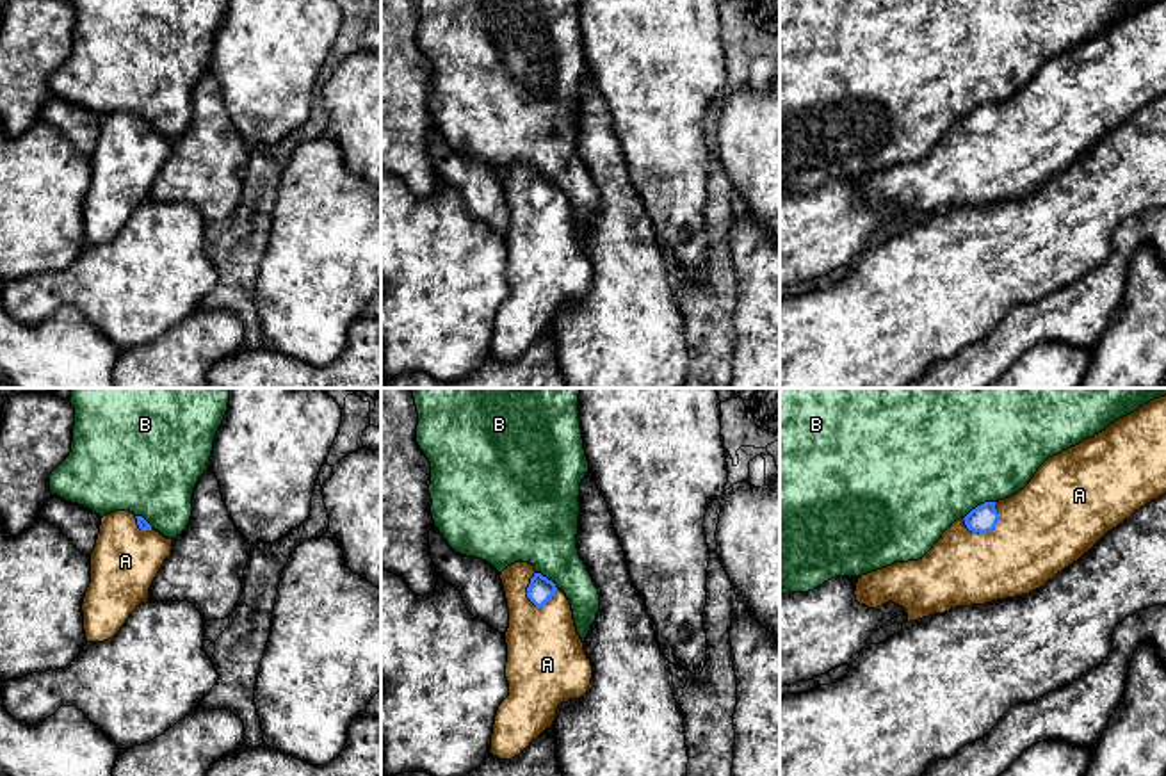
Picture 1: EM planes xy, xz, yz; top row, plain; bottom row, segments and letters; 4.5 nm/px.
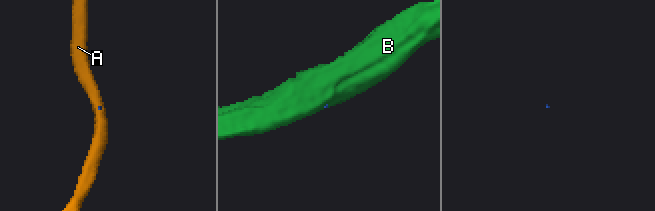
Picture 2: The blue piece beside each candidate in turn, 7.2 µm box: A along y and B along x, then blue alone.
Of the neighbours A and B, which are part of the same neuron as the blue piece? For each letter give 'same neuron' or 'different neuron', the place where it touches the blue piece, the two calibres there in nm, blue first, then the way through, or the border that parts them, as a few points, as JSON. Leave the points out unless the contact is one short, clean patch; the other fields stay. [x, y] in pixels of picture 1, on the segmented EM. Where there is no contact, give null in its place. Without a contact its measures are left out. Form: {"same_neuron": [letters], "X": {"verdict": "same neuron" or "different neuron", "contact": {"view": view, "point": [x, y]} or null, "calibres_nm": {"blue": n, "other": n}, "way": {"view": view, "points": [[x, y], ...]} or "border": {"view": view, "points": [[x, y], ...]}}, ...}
{"same_neuron": ["A"], "A": {"verdict": "same neuron", "contact": {"view": "yz", "point": [992, 529]}, "calibres_nm": {"blue": 120, "other": 400}}, "B": {"verdict": "different neuron", "contact": {"view": "yz", "point": [978, 506]}, "calibres_nm": {"blue": 120, "other": 500}, "border": {"view": "yz", "points": [[994, 501], [978, 504], [963, 518]]}}}

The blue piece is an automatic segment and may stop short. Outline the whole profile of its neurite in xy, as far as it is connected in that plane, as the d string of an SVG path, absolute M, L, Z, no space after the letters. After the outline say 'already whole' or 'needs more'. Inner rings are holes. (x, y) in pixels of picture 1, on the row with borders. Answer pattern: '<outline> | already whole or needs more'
M116 511L101 518L91 554L91 584L82 603L87 643L109 641L121 630L130 614L150 598L150 587L171 550L173 539L164 538L142 516Z | needs more

